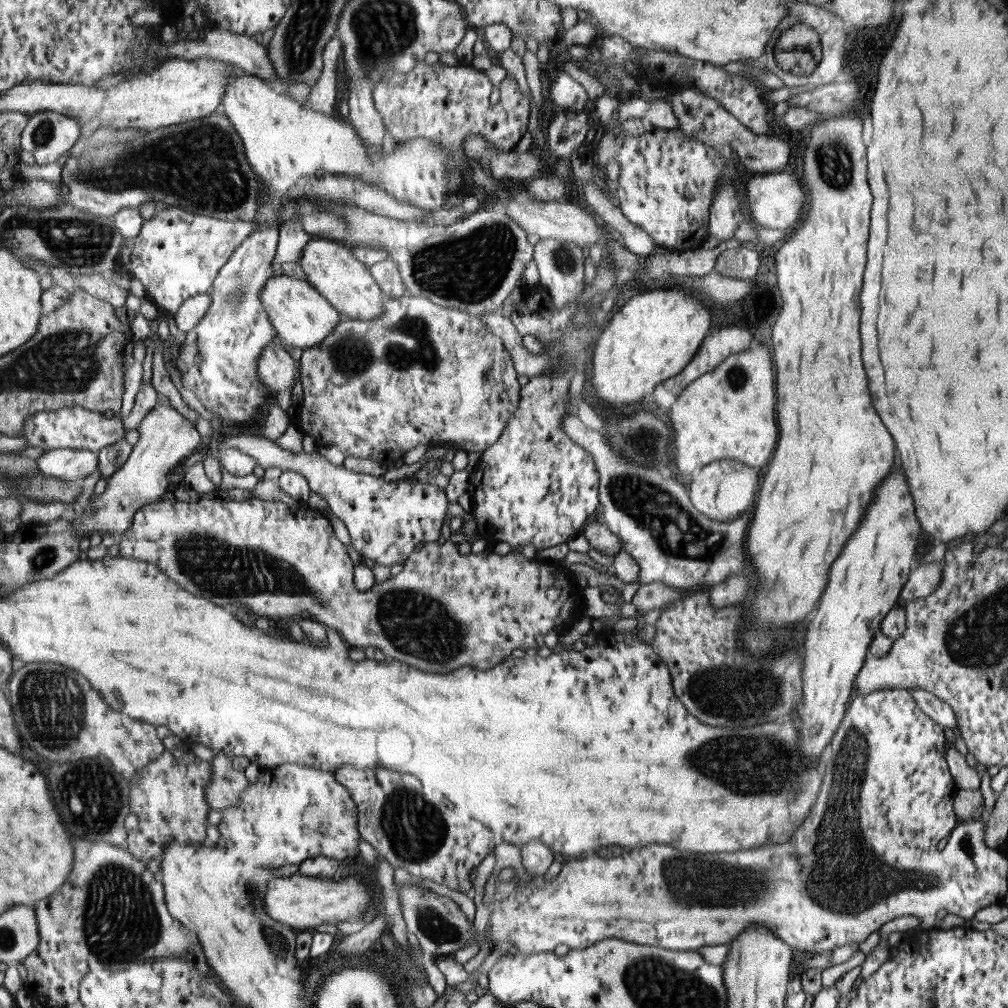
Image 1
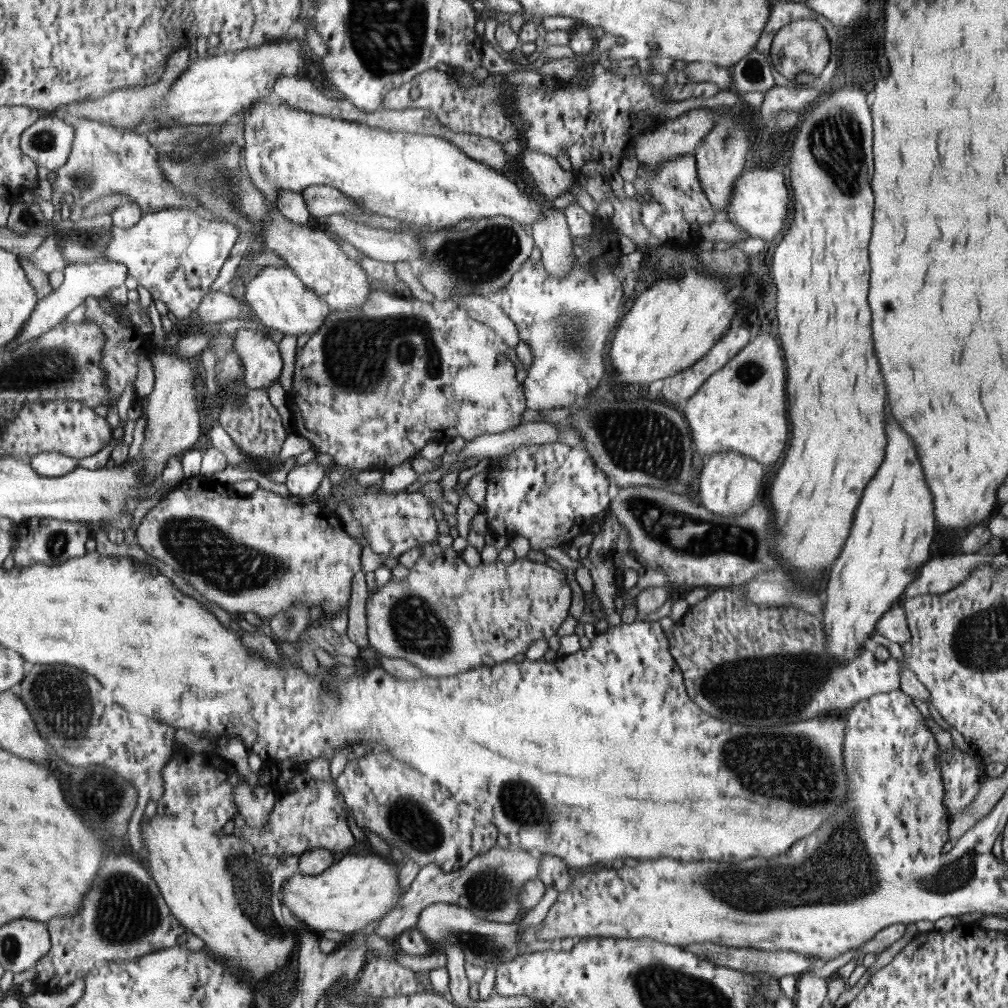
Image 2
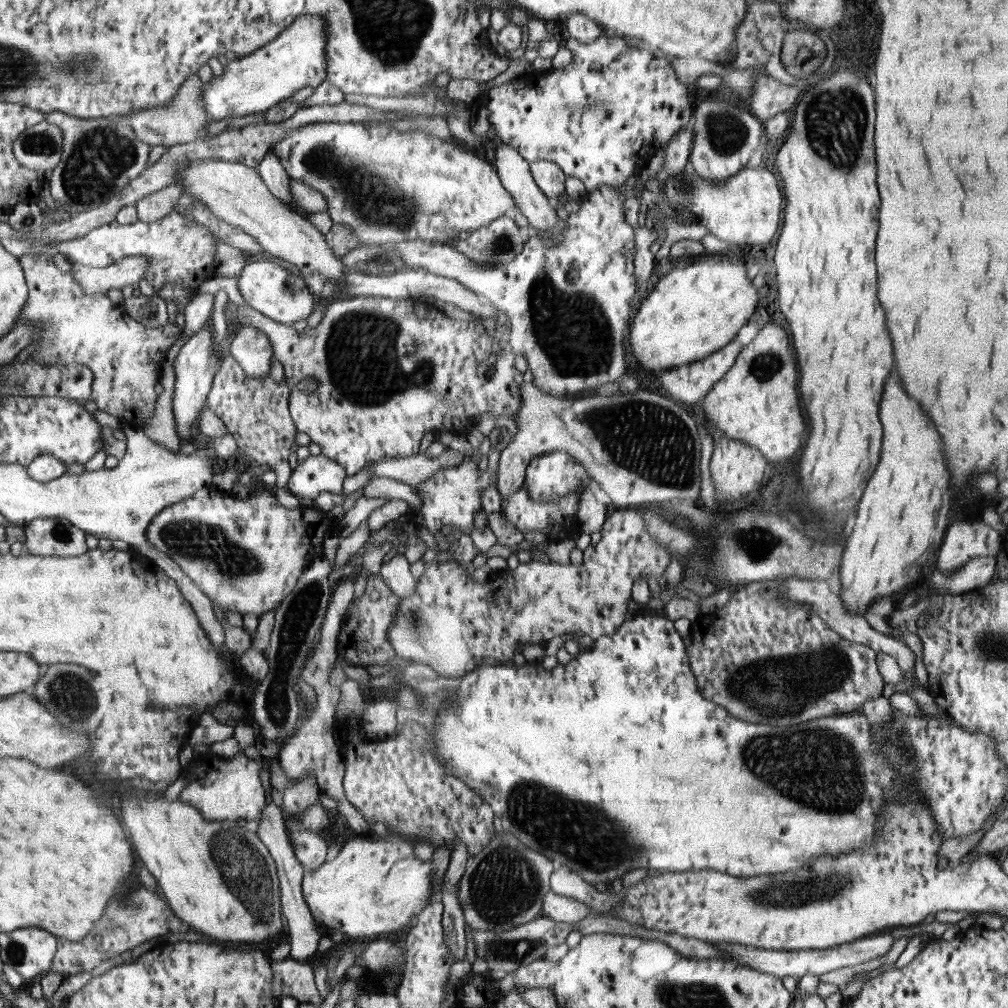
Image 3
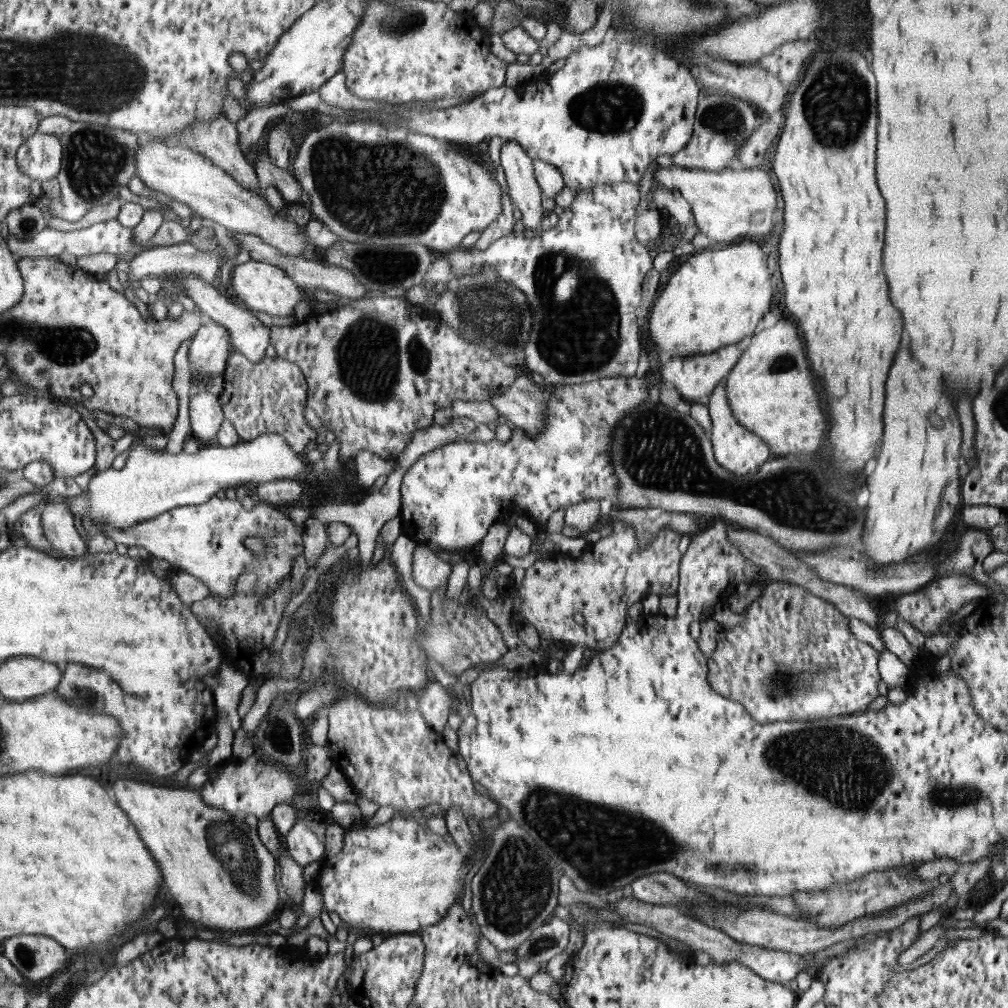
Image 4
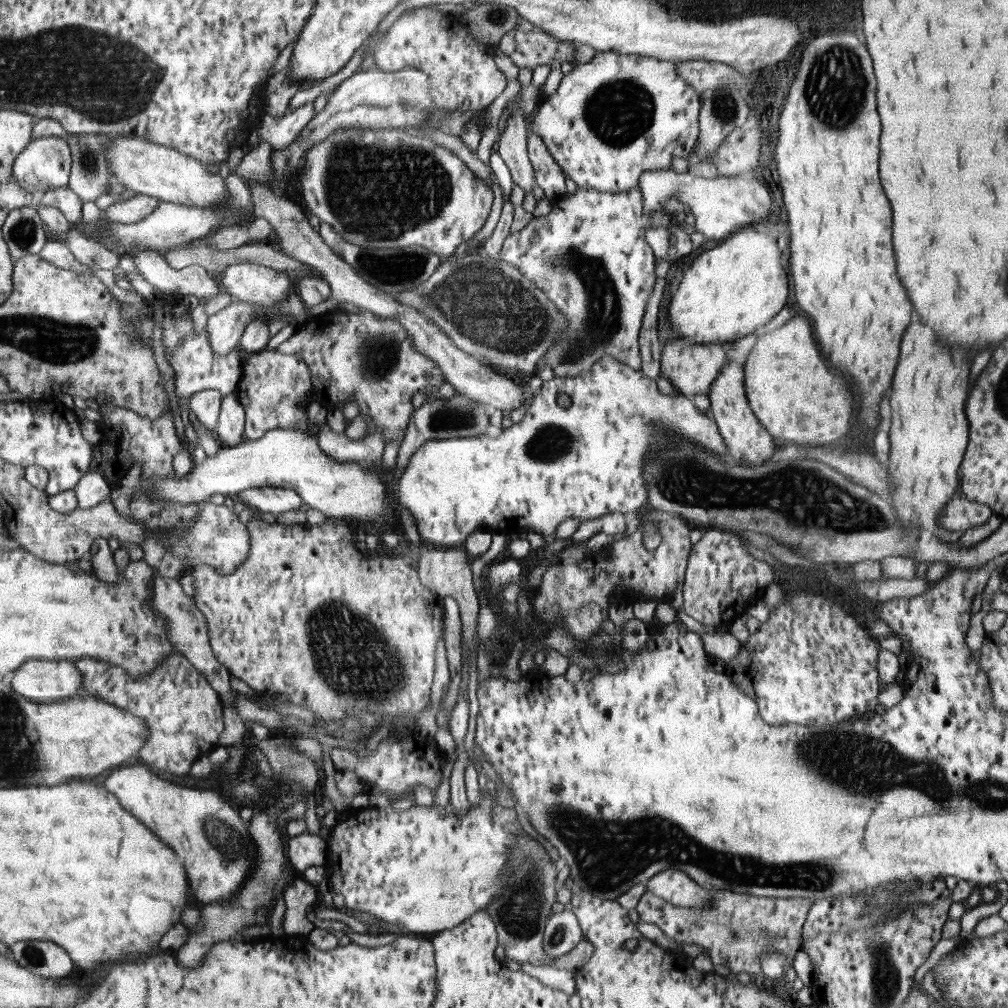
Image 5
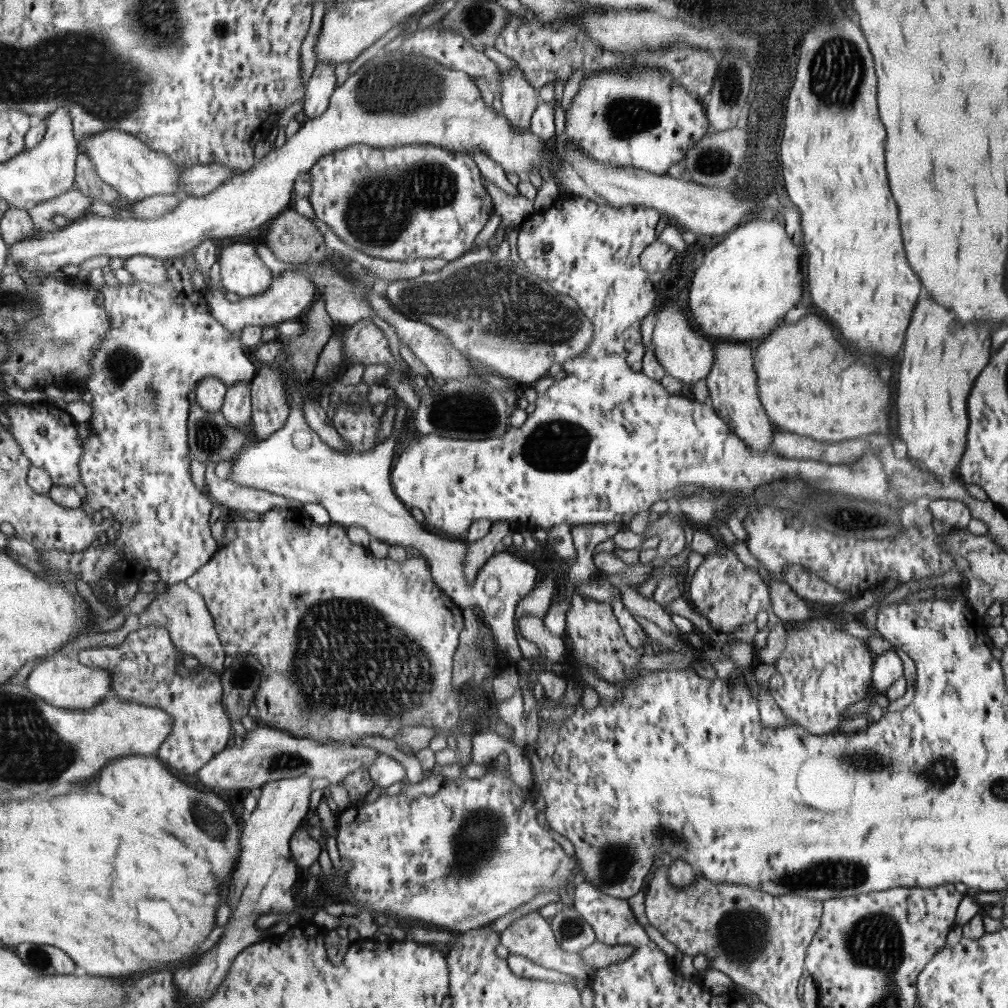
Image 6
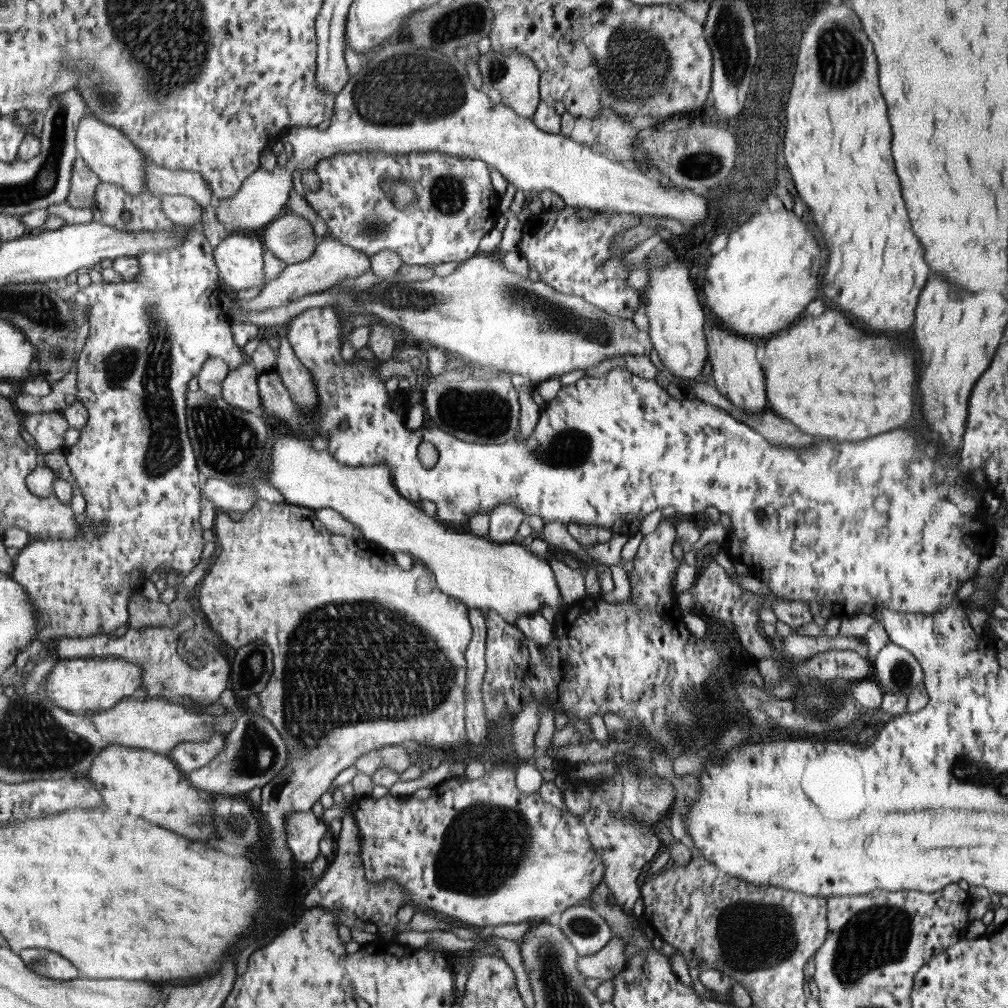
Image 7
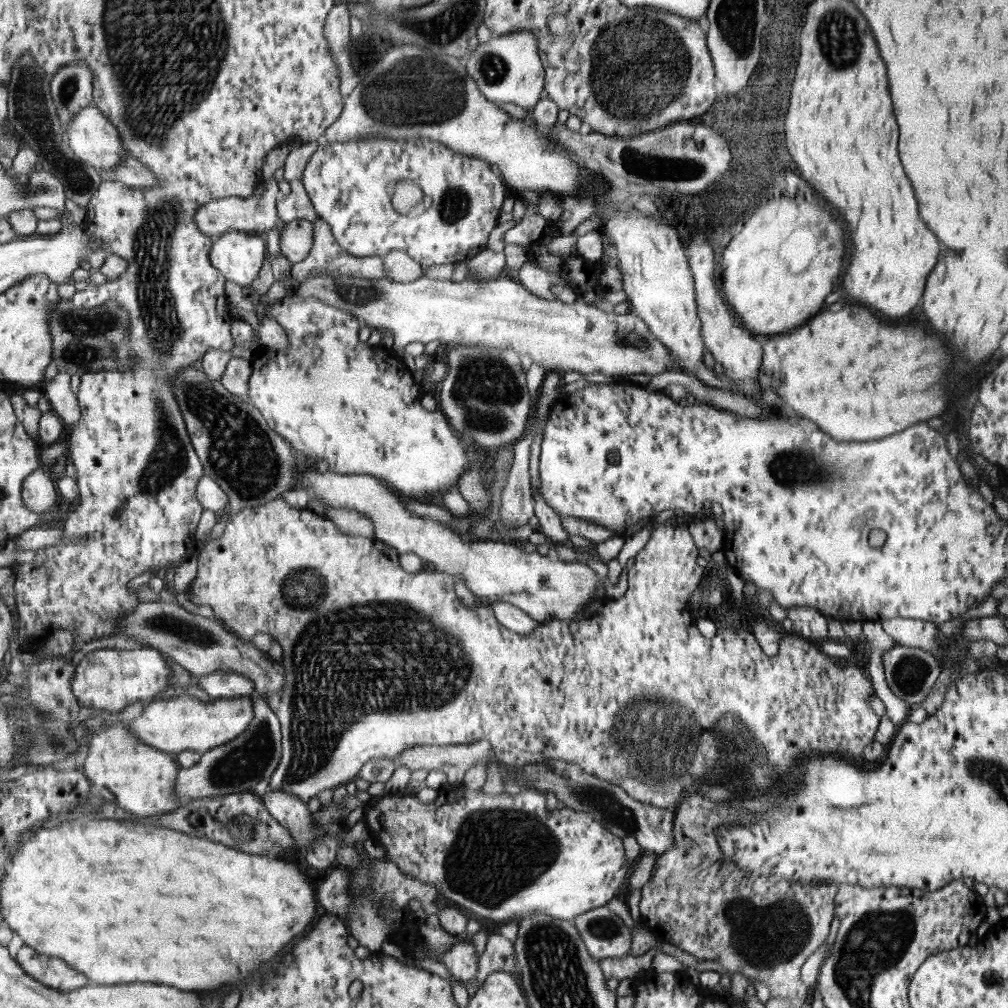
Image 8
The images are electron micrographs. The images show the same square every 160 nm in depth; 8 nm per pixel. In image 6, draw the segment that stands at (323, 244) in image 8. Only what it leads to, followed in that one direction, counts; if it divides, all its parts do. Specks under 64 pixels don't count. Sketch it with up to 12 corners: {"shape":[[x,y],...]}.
{"shape":[[220,265],[206,297],[236,336],[244,328],[293,321],[318,297],[308,274],[276,275],[266,292],[226,300]]}

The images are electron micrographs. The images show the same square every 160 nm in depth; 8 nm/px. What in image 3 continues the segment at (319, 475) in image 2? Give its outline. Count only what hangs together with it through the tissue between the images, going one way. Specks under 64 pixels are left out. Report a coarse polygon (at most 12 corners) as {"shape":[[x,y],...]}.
{"shape":[[326,455],[293,464],[286,488],[314,500],[323,490],[340,496],[347,475]]}

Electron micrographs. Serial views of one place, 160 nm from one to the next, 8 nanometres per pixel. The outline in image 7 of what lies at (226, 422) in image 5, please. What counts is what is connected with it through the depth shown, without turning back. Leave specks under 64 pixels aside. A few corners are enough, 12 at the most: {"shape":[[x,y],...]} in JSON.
{"shape":[[244,362],[226,376],[220,395],[264,417],[255,366]]}

